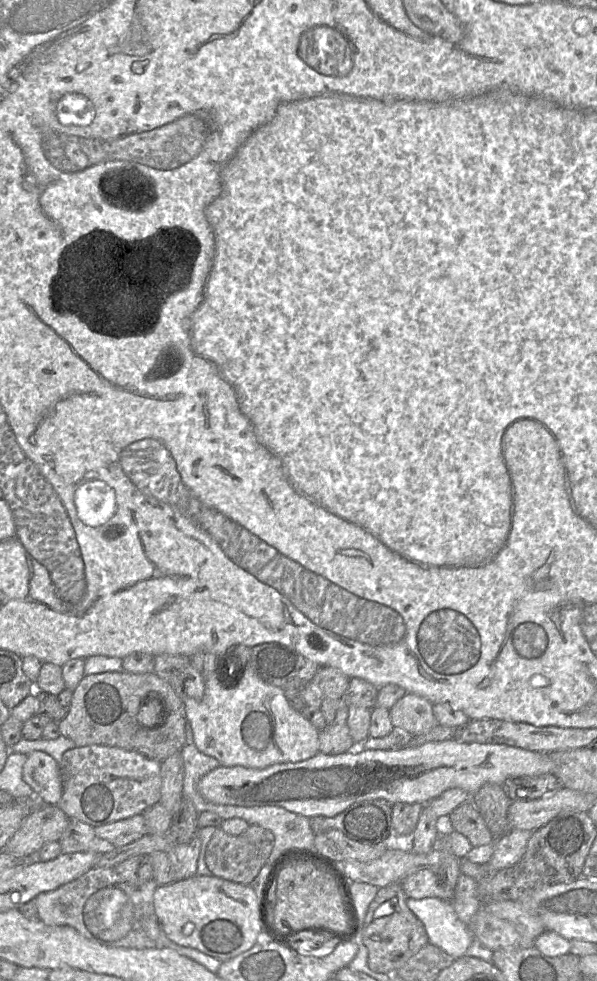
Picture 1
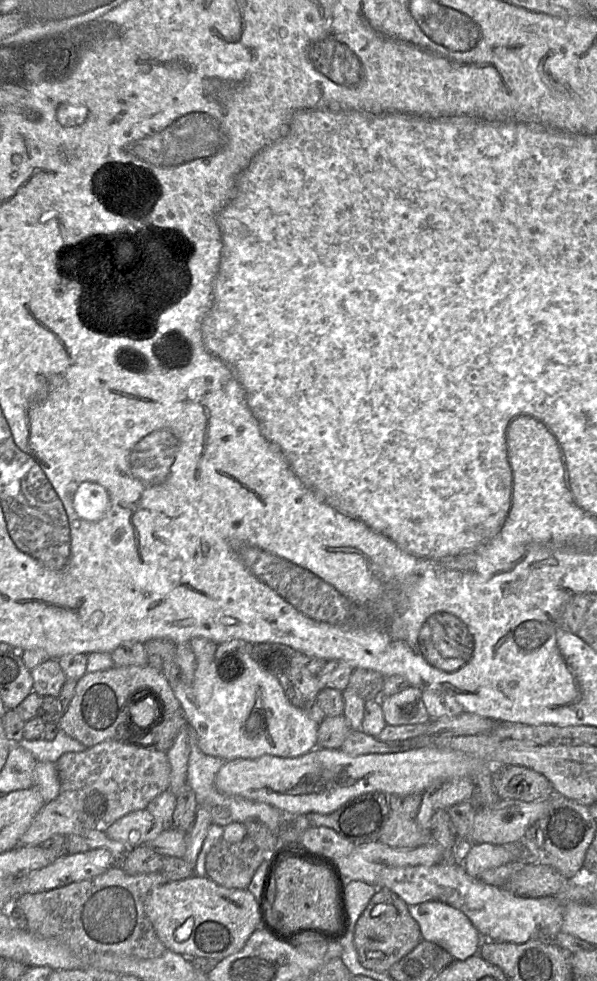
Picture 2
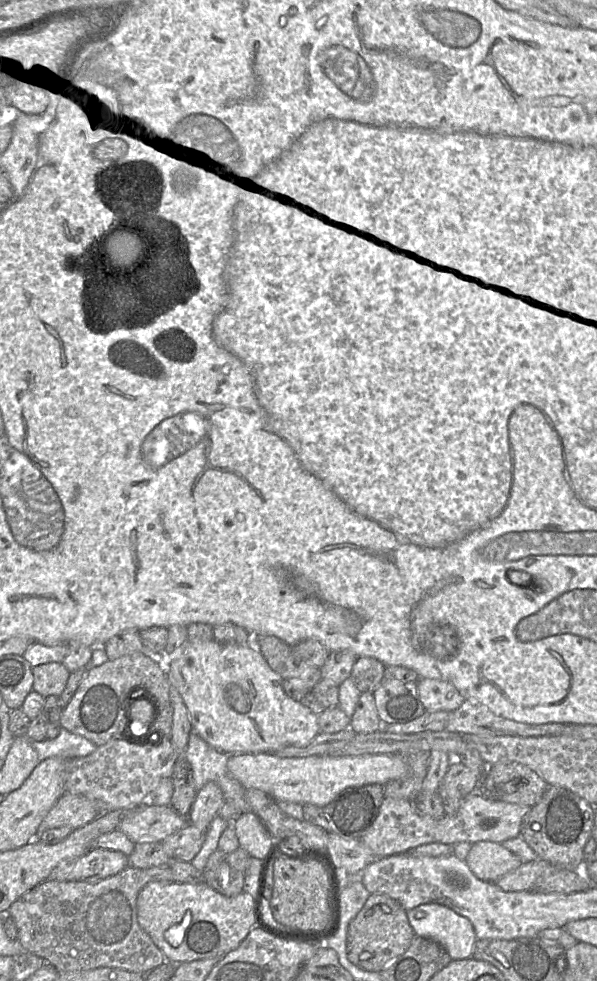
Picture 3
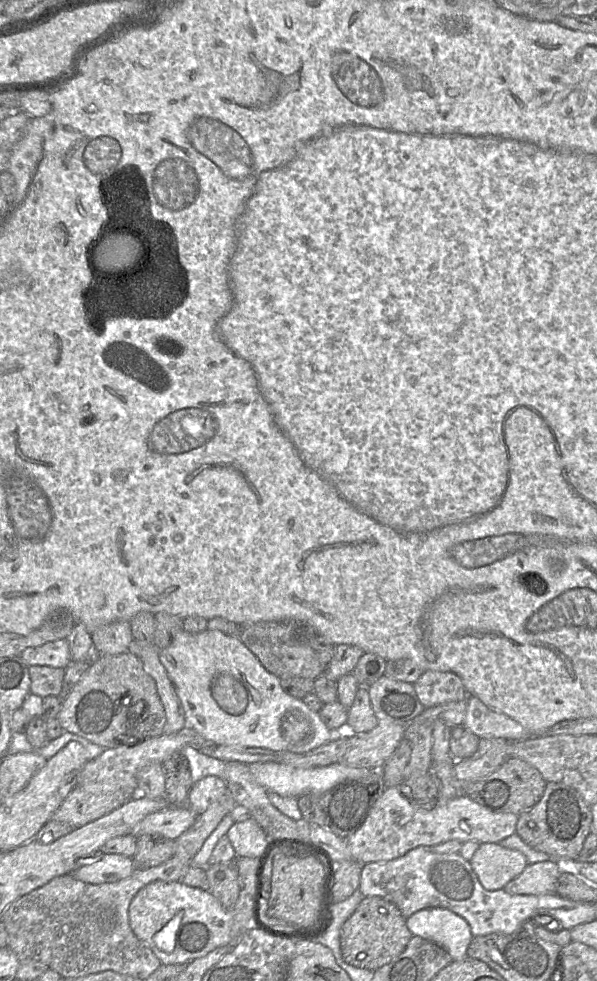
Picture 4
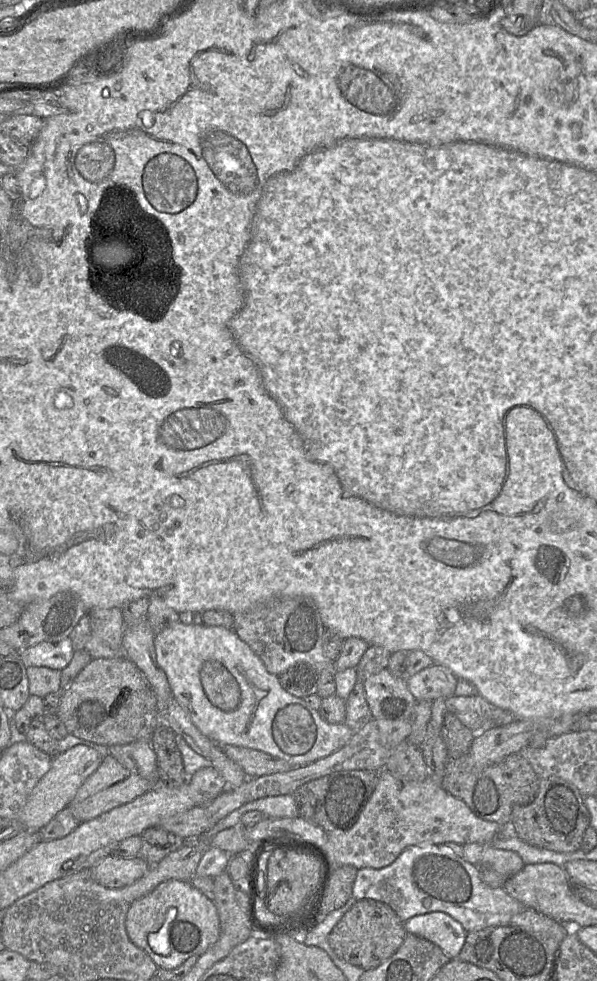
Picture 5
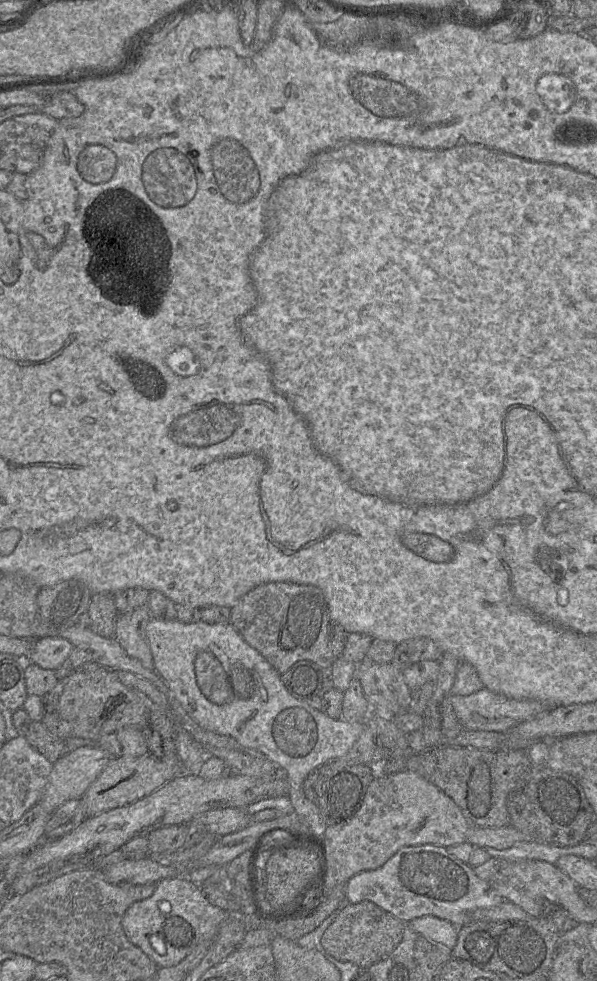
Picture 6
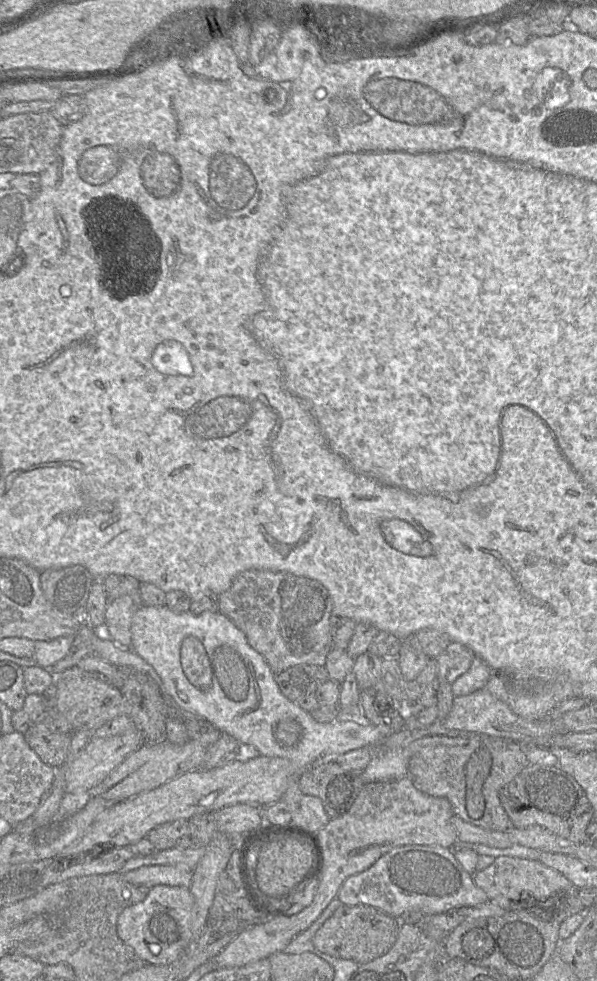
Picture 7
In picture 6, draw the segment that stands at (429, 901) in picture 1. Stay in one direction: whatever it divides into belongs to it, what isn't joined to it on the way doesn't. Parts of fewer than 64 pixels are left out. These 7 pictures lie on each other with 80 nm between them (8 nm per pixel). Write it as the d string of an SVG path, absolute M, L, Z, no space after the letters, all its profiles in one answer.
M423 916L406 923L412 930L429 940L441 943L450 950L454 948L458 937L458 928L447 920L435 916Z

